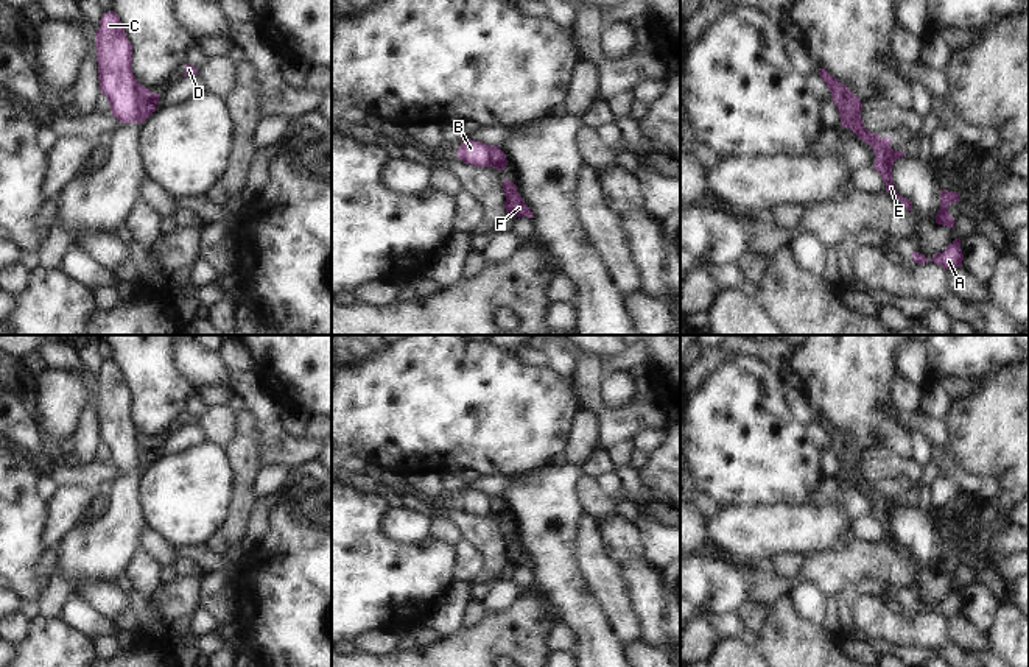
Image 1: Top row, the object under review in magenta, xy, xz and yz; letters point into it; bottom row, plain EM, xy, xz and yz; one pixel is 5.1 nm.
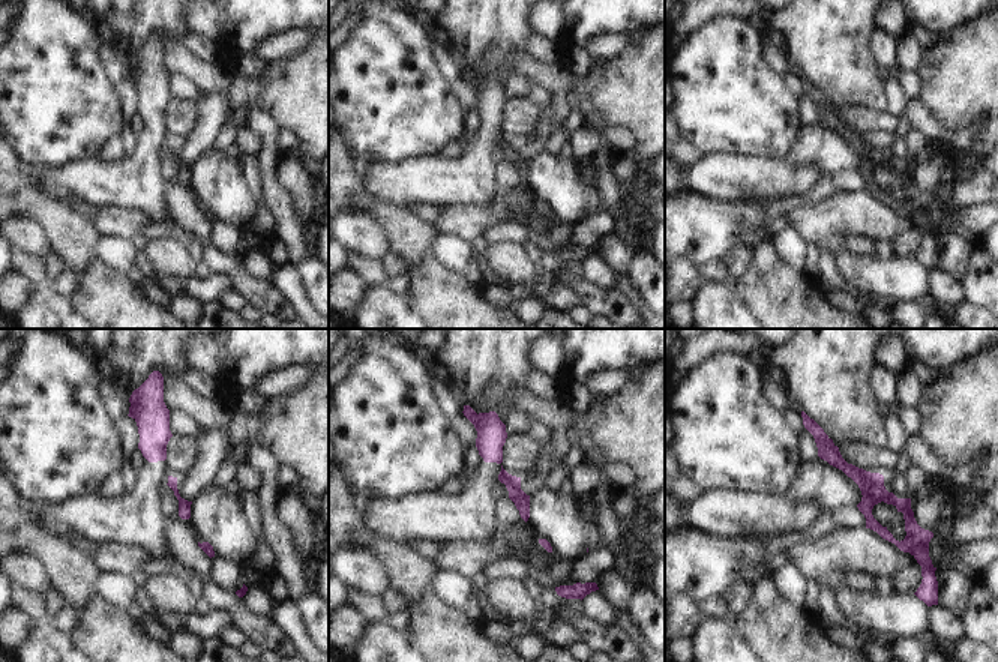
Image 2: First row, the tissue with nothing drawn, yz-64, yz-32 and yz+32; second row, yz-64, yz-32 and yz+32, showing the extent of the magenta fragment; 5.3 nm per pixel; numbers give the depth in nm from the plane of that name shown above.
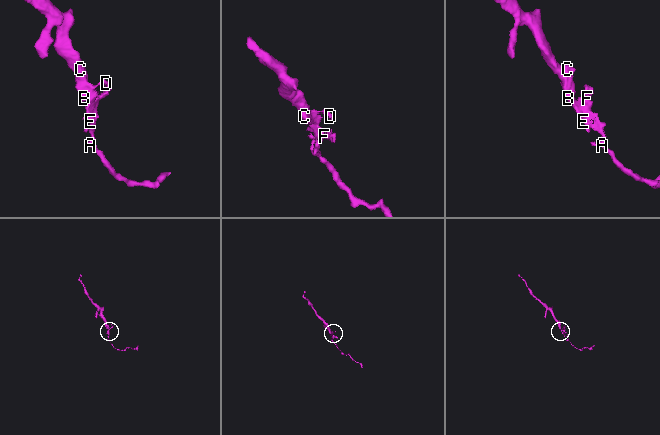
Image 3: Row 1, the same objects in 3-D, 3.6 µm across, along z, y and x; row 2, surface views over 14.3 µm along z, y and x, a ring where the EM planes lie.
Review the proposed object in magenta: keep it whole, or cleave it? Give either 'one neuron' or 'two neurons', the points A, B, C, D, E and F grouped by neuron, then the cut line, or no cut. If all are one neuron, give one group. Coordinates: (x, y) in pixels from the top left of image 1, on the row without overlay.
two neurons | A D E F / B C | yz (844, 435), (844, 469), (841, 472)

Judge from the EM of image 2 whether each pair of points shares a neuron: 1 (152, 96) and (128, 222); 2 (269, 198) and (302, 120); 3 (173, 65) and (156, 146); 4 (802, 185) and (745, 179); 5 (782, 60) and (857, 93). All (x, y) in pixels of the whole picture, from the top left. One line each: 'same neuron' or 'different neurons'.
1: different neurons
2: different neurons
3: different neurons
4: same neuron
5: different neurons

